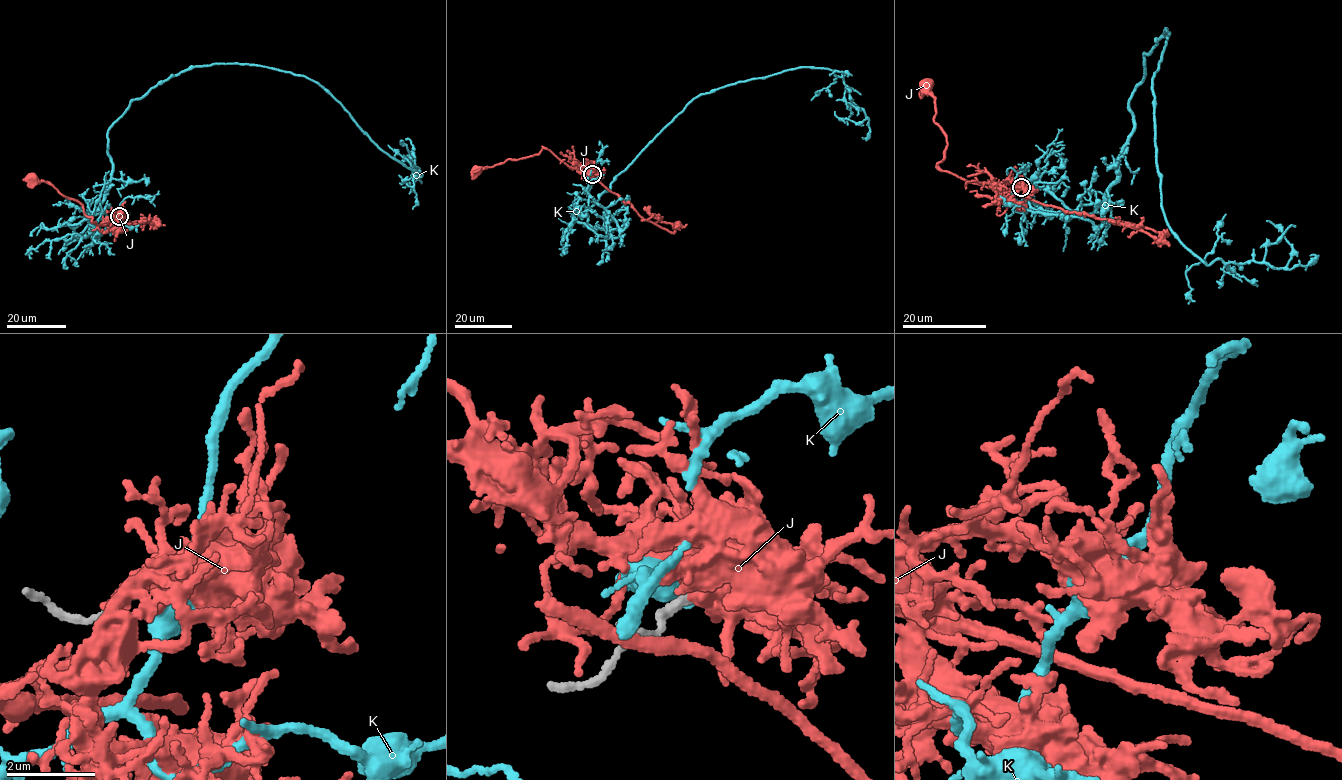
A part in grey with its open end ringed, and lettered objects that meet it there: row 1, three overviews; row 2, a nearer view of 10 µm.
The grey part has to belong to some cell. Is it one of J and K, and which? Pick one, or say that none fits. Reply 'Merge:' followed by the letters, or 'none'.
Merge: J

